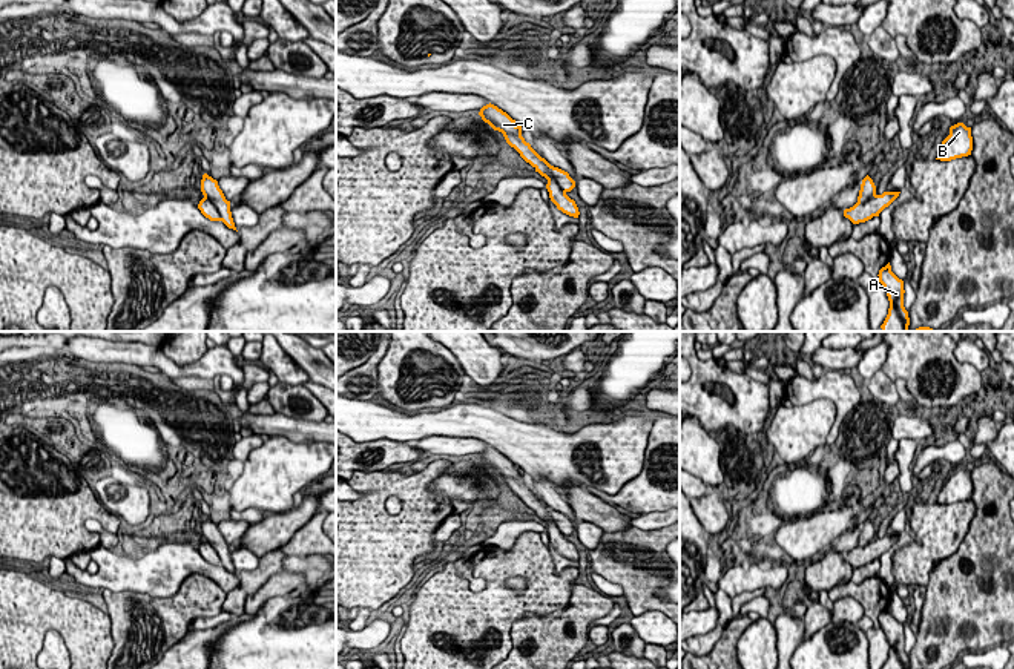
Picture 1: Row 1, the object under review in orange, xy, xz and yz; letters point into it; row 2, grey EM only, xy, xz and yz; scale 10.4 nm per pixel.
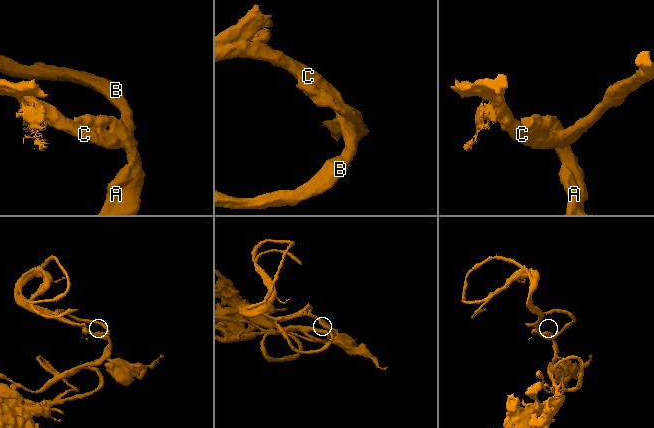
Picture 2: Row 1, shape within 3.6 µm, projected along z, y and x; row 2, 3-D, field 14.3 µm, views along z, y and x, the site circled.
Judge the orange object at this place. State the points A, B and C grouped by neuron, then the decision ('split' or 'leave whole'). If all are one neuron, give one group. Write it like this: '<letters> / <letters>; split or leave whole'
A B C; leave whole

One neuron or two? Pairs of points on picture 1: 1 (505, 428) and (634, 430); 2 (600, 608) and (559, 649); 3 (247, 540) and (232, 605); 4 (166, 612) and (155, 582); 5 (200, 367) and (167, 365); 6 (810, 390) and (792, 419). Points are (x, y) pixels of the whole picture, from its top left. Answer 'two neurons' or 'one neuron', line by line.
1: one neuron
2: one neuron
3: two neurons
4: two neurons
5: one neuron
6: two neurons

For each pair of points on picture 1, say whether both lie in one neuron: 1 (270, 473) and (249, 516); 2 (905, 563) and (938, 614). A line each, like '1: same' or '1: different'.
1: different
2: different

